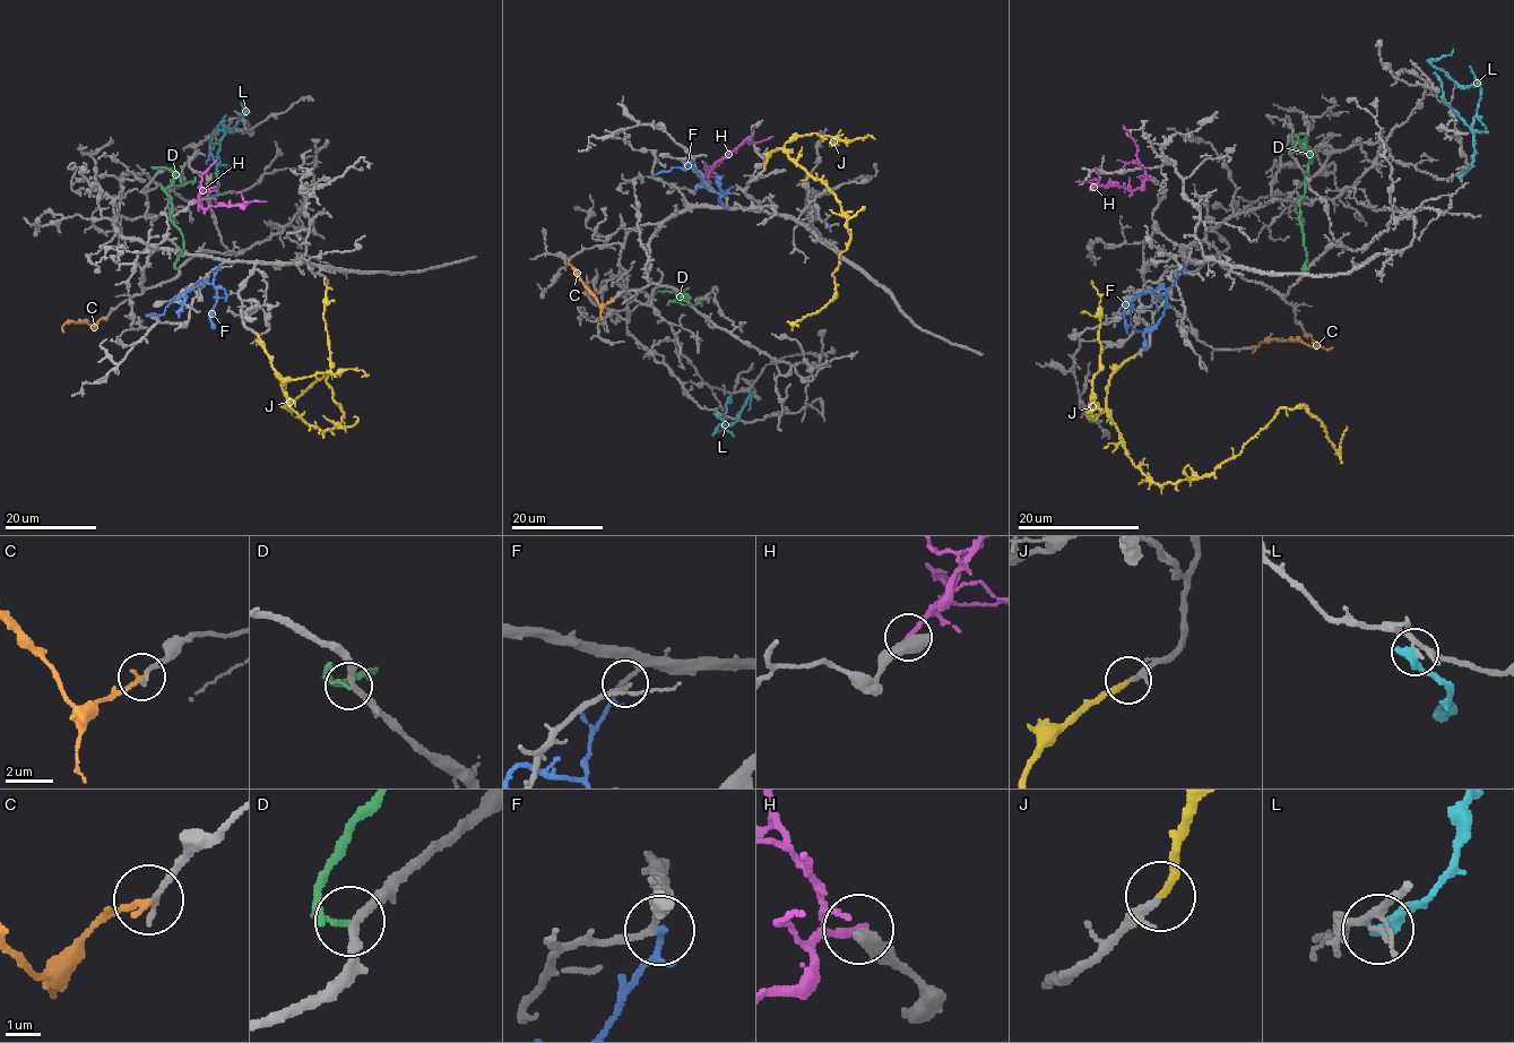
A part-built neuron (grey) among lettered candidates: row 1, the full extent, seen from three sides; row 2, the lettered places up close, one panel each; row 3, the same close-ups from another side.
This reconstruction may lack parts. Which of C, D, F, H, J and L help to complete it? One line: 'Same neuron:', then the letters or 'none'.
Same neuron: C

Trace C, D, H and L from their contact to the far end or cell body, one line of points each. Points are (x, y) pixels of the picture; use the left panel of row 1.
C: (106, 317), (93, 326), (83, 321), (67, 321), (61, 327), (63, 332)
D: (178, 268), (174, 261), (183, 250), (183, 234), (170, 218), (171, 198), (164, 190), (173, 173), (150, 166)
H: (195, 200), (205, 209), (266, 201)
L: (212, 199), (217, 195), (212, 135), (218, 130), (231, 131), (245, 111), (241, 103)

